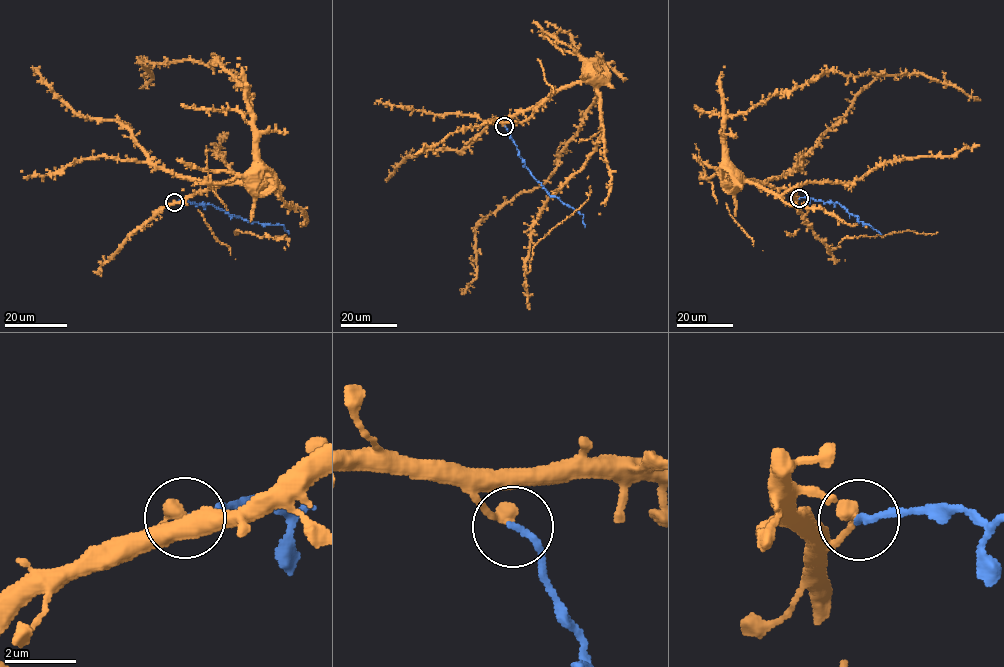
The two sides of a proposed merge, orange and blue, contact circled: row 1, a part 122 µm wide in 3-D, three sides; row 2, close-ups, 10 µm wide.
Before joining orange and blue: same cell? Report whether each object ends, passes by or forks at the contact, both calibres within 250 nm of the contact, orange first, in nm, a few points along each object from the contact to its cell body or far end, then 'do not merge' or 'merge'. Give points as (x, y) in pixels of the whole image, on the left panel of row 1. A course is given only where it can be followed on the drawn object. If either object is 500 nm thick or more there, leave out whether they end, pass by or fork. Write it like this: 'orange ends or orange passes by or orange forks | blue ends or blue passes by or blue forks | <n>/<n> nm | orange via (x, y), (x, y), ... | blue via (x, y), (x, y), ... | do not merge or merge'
orange ends | blue ends | 380/200 nm | orange via (174, 202), (212, 187), (241, 183), (249, 172) | blue via (174, 202), (211, 204), (251, 222), (281, 224), (289, 234) | do not merge

